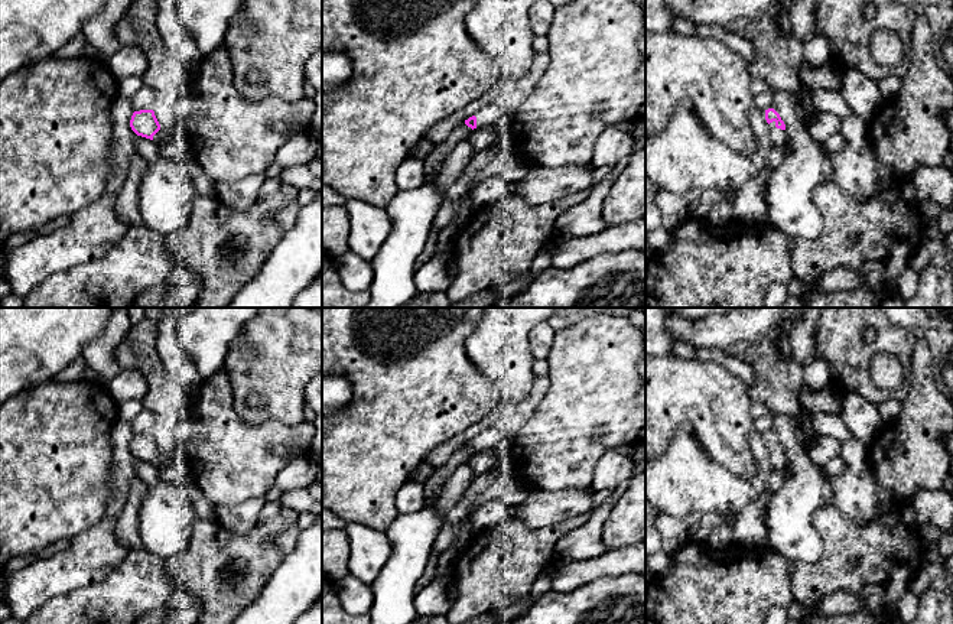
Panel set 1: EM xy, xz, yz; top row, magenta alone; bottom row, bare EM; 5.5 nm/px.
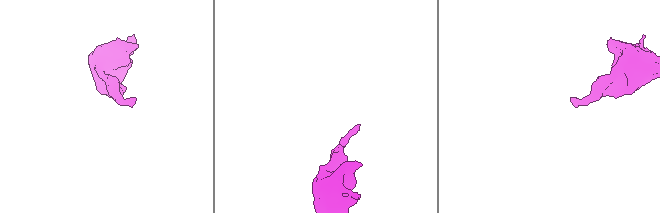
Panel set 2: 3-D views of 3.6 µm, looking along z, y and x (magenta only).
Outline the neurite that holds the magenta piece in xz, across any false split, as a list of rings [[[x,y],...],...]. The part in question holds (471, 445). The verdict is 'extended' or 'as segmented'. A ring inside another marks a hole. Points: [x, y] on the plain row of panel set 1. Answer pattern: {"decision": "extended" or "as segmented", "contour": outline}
{"decision": "extended", "contour": [[[536,376],[530,393],[518,404],[502,410],[498,422],[489,426],[475,439],[465,443],[465,448],[472,454],[482,449],[494,451],[505,442],[514,441],[521,426],[544,399],[549,387],[550,380],[547,376]]]}

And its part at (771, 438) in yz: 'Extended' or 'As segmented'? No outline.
Extended

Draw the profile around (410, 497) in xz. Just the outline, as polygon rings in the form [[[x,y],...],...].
[[[407,481],[396,494],[399,514],[410,514],[422,510],[425,506],[425,488],[420,482]]]

